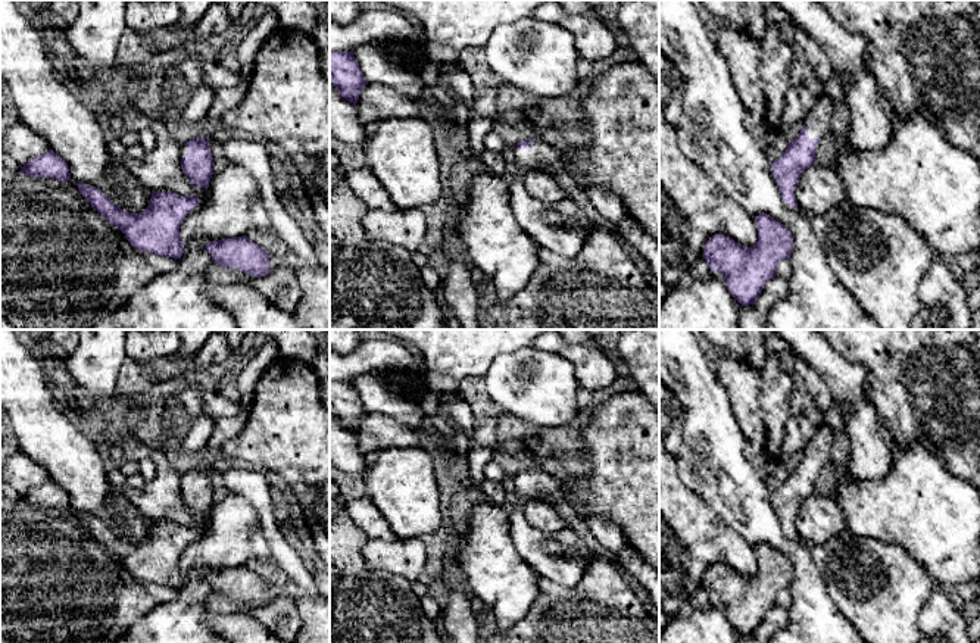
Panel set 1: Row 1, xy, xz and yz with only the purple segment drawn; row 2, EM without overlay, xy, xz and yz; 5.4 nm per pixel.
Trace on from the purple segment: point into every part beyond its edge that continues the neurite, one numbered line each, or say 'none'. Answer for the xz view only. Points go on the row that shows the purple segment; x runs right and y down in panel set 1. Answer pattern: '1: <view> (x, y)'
1: xz (540, 156)

